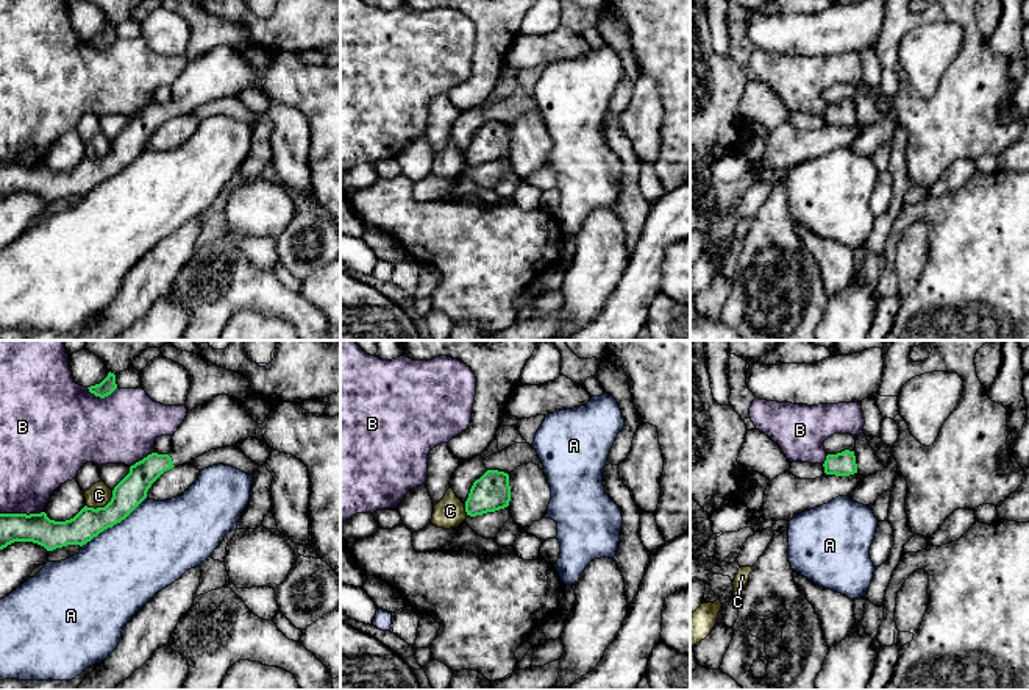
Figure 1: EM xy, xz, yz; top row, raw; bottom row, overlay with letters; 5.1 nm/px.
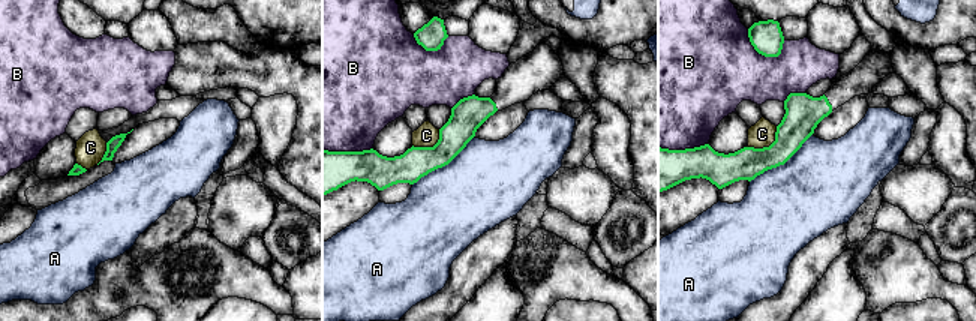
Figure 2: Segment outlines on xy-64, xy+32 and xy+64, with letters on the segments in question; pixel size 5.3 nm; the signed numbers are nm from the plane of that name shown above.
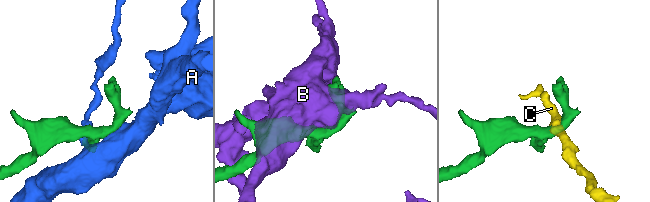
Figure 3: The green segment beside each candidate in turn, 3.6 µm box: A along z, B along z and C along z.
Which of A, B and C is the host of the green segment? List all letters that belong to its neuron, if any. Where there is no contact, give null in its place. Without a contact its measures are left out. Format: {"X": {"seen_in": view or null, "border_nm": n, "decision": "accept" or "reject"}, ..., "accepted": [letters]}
{"A": {"seen_in": "xy", "border_nm": 420, "decision": "reject"}, "B": {"seen_in": "xy", "border_nm": 220, "decision": "reject"}, "C": {"seen_in": "xy", "border_nm": 170, "decision": "reject"}, "accepted": []}

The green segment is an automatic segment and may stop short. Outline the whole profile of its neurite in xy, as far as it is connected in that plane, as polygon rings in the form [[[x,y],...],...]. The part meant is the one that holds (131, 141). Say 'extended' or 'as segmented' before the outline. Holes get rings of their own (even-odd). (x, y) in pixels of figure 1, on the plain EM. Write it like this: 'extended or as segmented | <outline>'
extended | [[[219,45],[209,53],[187,61],[184,72],[172,86],[173,98],[167,105],[151,103],[130,117],[130,123],[114,137],[105,158],[84,156],[73,169],[55,172],[41,164],[0,164],[0,200],[14,192],[33,192],[47,201],[67,195],[86,195],[100,183],[125,170],[145,148],[151,134],[167,120],[189,114],[195,108],[222,97],[236,97],[240,91],[255,87],[272,101],[292,105],[309,120],[309,195],[317,206],[340,226],[340,62],[334,67],[309,64],[298,53],[276,52],[262,75],[258,75],[230,45]]]

